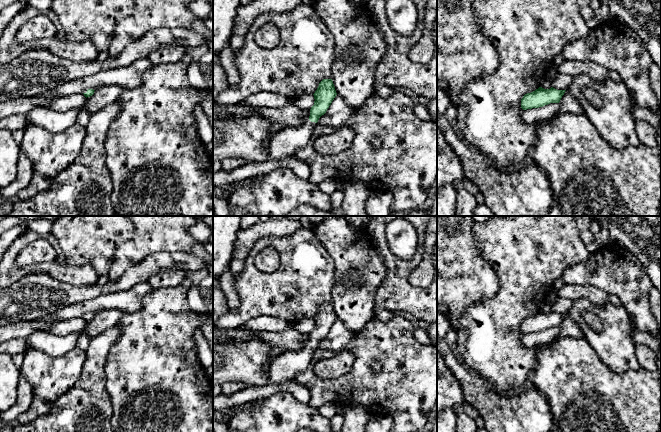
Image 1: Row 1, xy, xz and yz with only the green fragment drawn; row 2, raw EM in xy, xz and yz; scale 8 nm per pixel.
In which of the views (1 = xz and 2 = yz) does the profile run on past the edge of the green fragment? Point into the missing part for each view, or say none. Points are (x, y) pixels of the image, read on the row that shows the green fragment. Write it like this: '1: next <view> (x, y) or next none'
1: next xz (283, 144)
2: next none

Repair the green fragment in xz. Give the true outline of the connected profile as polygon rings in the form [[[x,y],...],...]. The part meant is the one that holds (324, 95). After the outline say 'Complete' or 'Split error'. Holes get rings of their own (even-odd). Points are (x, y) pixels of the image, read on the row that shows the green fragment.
[[[323,79],[315,91],[314,105],[310,109],[309,119],[297,127],[284,127],[276,132],[270,143],[270,155],[267,160],[279,161],[292,156],[294,151],[307,145],[313,130],[336,97],[332,79]]]. Split error

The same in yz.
[[[539,87],[531,93],[527,93],[521,99],[523,110],[539,108],[550,103],[559,103],[566,90],[557,90],[553,87],[544,89]]]. Complete

